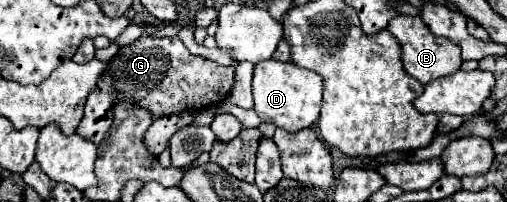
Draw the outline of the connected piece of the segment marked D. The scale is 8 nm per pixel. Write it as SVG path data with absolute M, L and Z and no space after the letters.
M274 59L260 61L254 67L252 79L254 111L266 123L274 123L290 133L312 127L318 121L322 107L322 77L314 71L296 67L294 63L280 63Z

